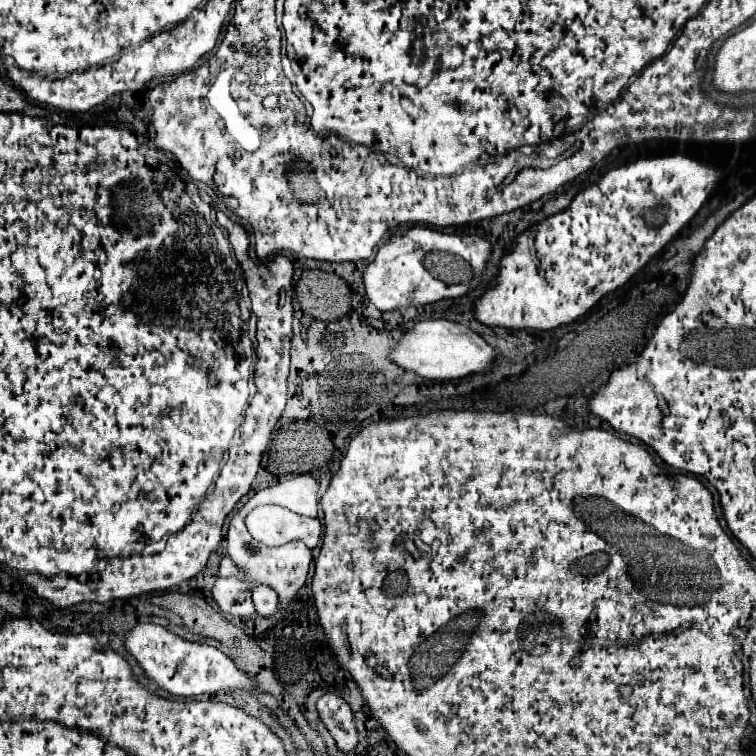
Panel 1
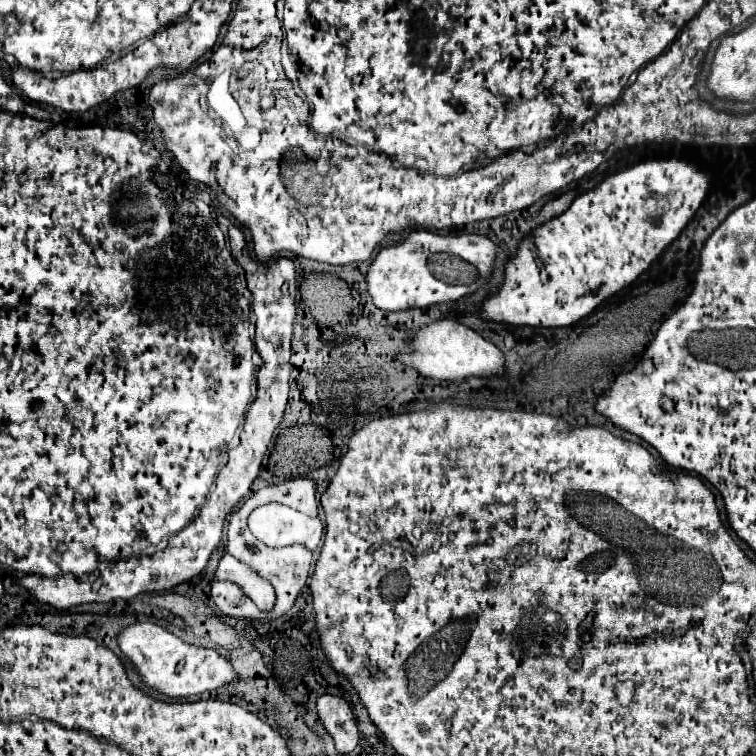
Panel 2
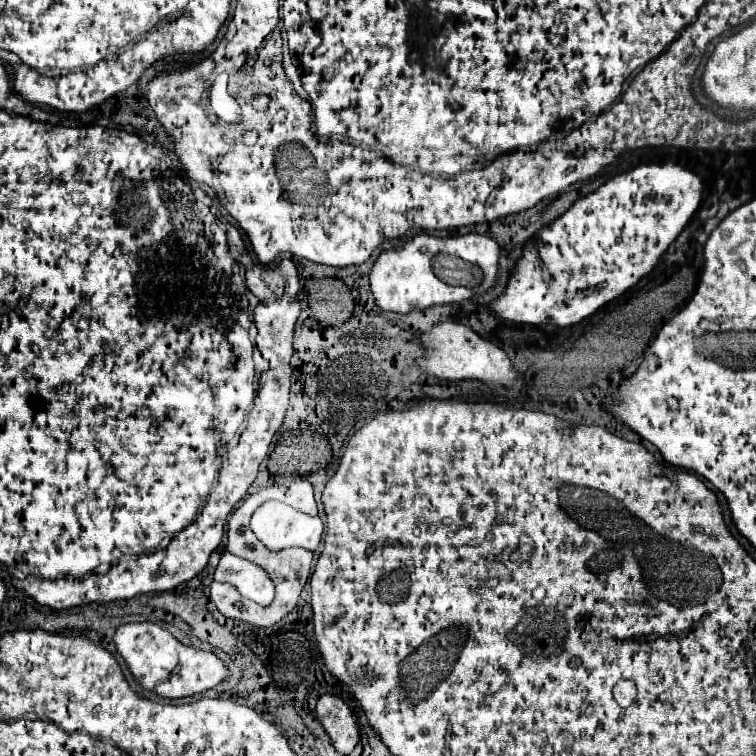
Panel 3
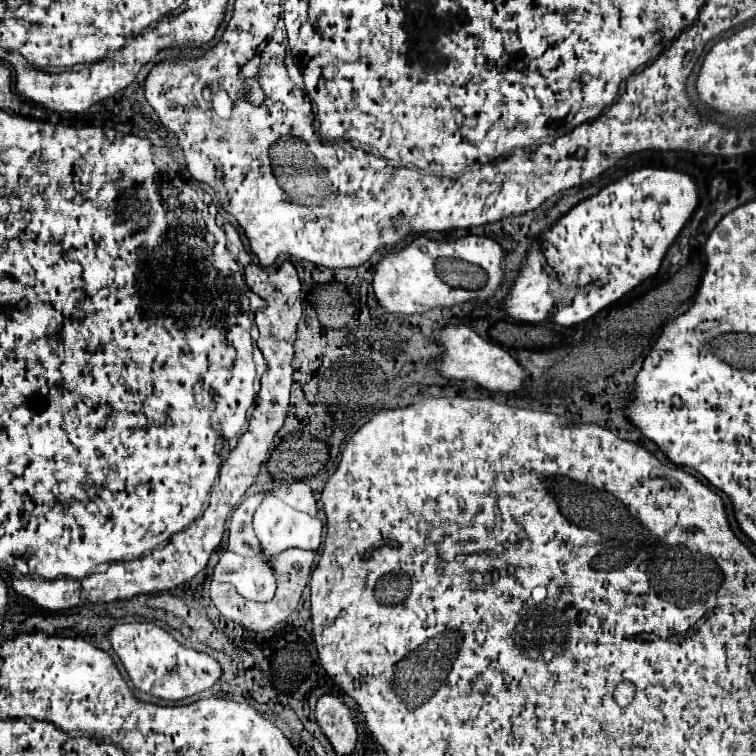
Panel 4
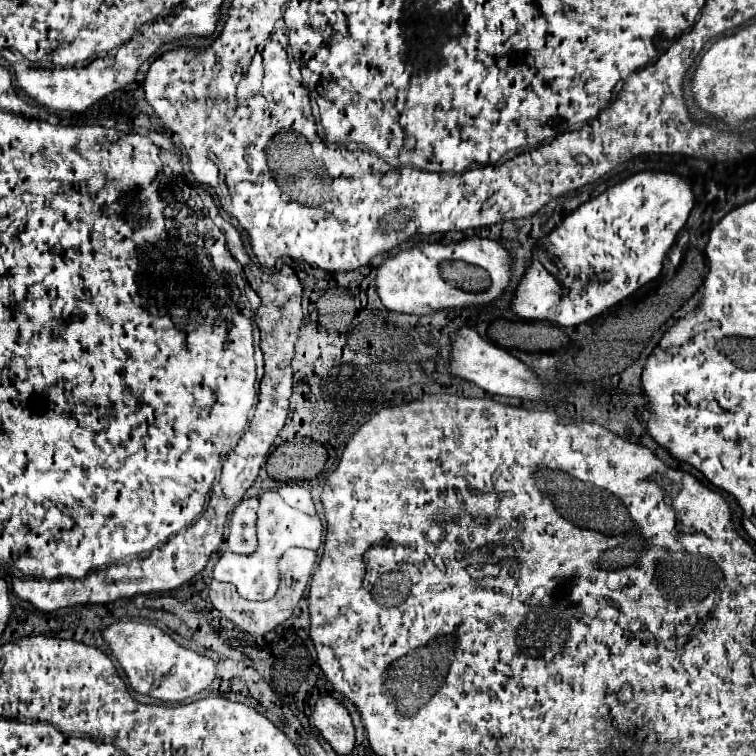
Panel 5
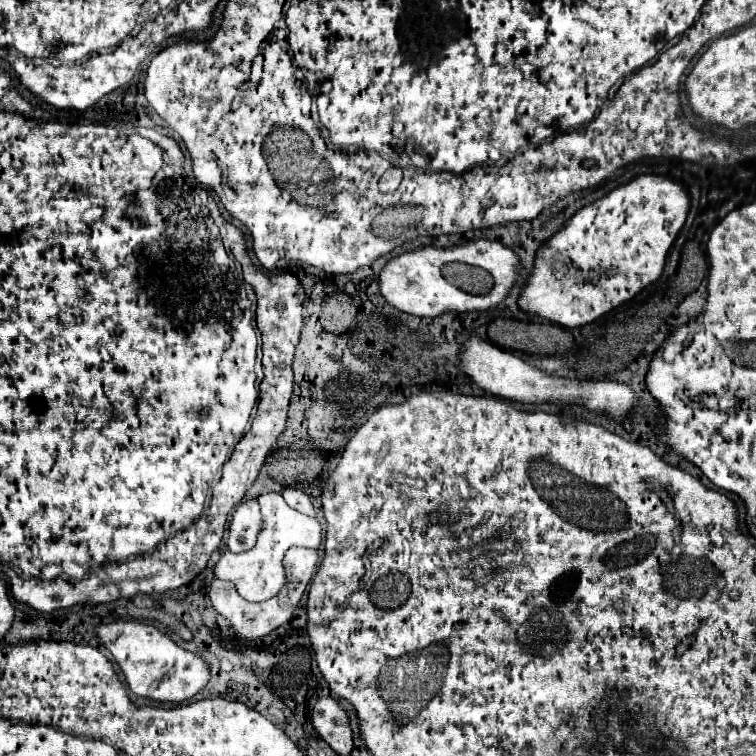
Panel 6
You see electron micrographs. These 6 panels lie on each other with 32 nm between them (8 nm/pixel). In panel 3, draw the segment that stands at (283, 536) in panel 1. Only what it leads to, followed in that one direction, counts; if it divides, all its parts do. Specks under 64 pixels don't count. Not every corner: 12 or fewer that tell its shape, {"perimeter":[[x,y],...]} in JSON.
{"perimeter":[[262,504],[250,528],[268,548],[316,550],[322,520]]}

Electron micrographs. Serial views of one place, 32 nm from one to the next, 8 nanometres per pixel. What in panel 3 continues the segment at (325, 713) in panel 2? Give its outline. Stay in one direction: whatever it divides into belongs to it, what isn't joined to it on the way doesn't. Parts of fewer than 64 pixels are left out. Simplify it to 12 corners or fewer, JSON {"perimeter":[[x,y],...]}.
{"perimeter":[[332,694],[318,698],[316,716],[338,754],[358,744],[348,704]]}

